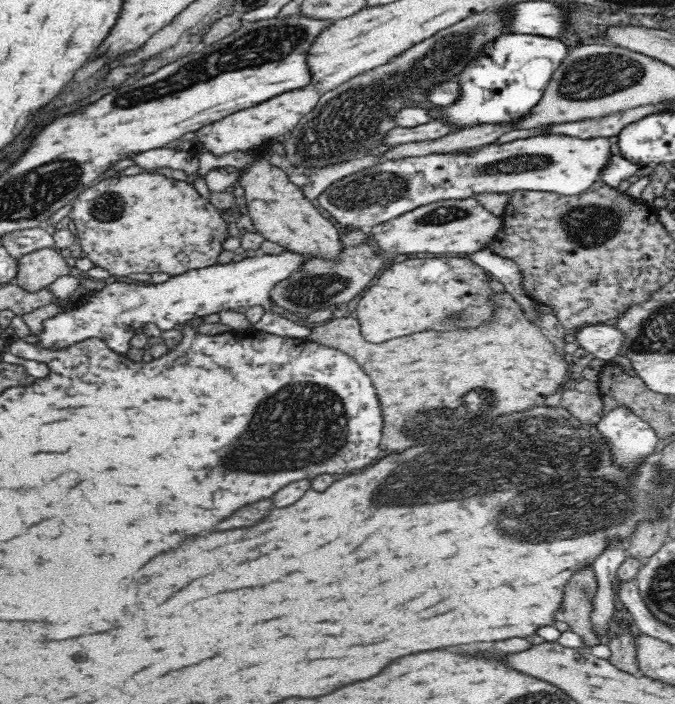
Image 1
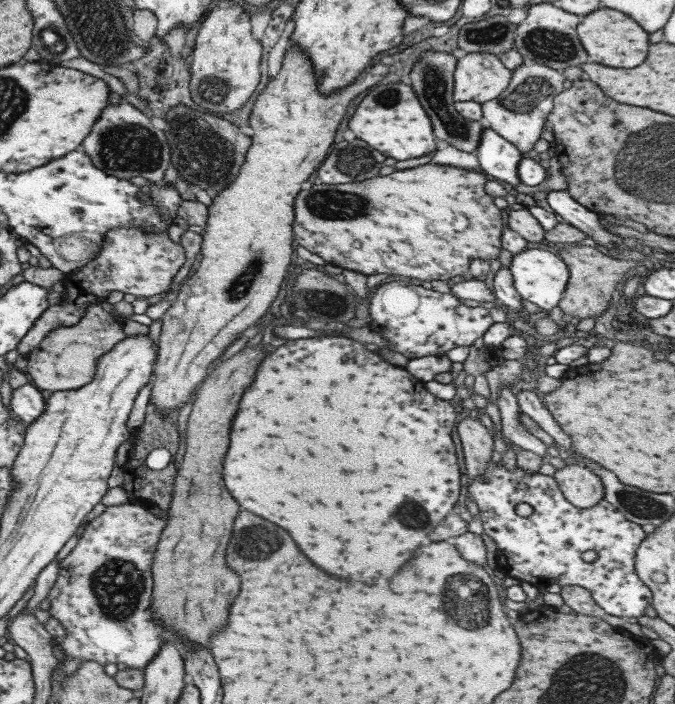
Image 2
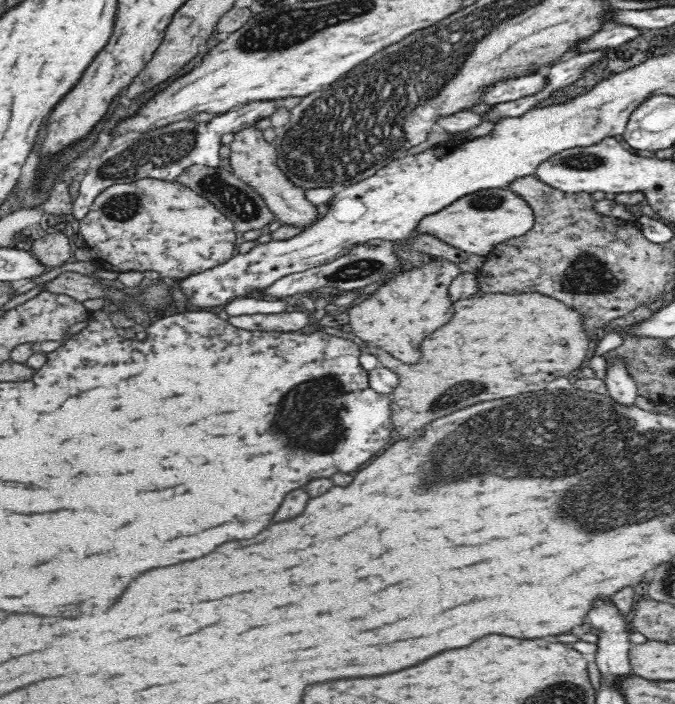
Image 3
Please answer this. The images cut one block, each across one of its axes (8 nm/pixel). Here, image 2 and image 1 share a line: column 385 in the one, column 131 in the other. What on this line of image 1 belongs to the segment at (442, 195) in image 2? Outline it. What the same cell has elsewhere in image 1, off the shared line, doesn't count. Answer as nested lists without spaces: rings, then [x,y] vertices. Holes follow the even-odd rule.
[[[155,173],[106,178],[77,195],[68,212],[67,217],[78,231],[81,250],[88,254],[95,266],[108,270],[112,276],[128,277],[138,272],[178,276],[188,270],[216,265],[216,258],[223,251],[224,236],[233,233],[217,207],[202,198],[192,185]]]

